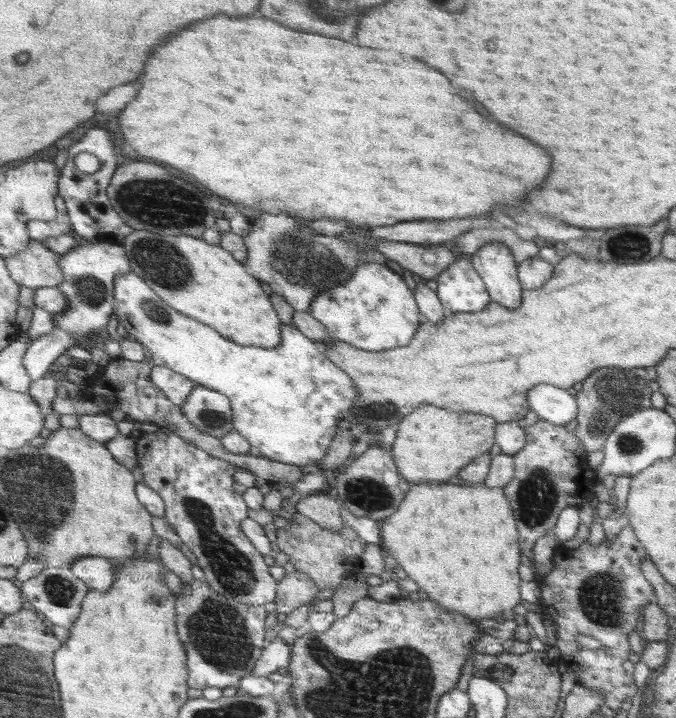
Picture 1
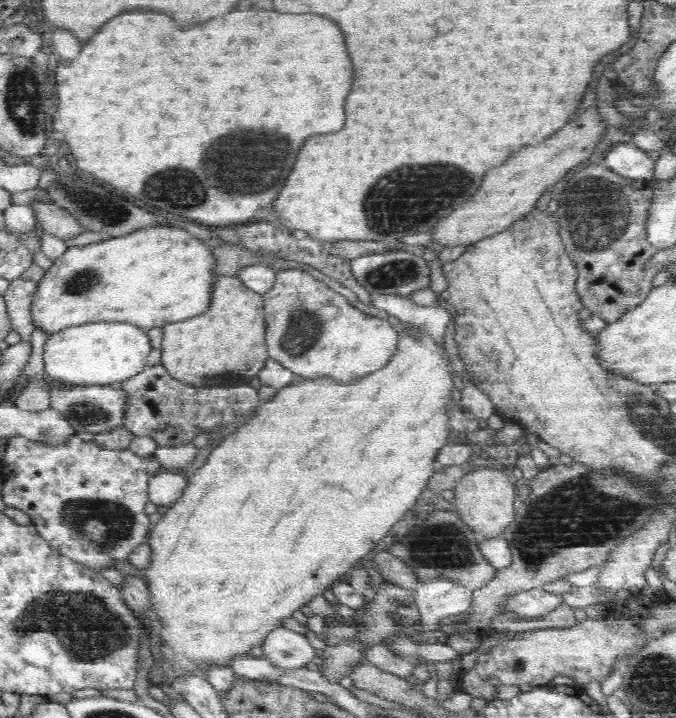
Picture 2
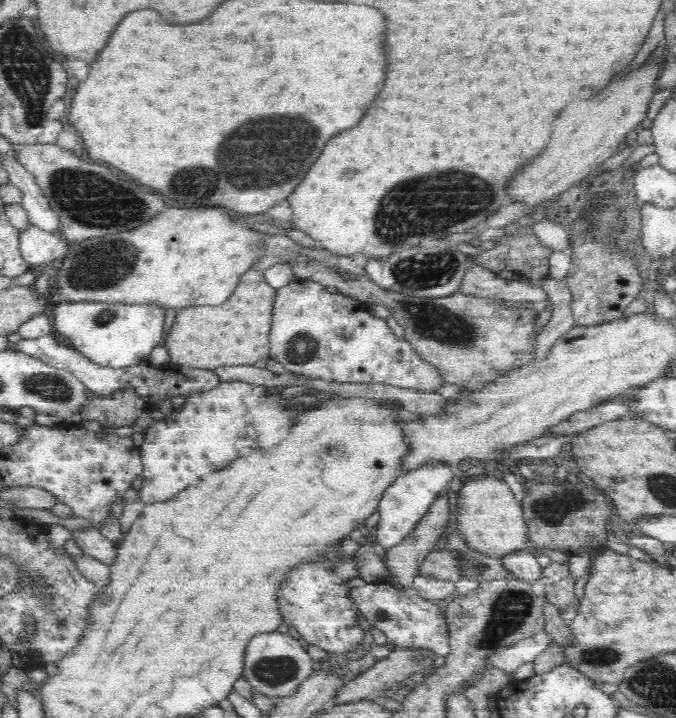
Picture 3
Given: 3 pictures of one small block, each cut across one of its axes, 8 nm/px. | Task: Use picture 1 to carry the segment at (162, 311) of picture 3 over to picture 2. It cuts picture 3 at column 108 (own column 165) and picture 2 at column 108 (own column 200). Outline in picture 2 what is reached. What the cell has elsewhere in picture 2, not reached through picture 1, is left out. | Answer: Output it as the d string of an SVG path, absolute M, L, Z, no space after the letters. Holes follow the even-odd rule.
M88 322L81 323L80 326L65 327L64 330L54 331L47 338L43 352L44 370L53 382L61 382L61 384L75 384L75 386L87 384L90 386L90 384L122 383L142 372L147 366L146 361L152 345L150 345L150 339L146 333L146 328L132 326L130 322Z

